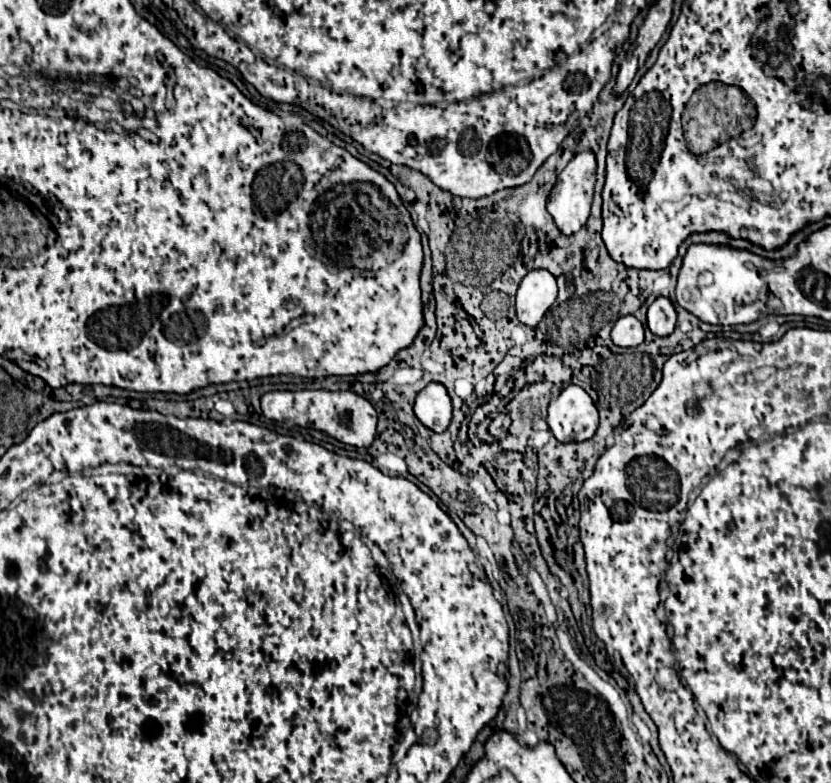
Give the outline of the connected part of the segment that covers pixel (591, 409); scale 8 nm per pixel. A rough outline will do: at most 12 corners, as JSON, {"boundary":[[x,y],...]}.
{"boundary":[[579,385],[549,403],[547,423],[563,441],[593,437],[599,415]]}

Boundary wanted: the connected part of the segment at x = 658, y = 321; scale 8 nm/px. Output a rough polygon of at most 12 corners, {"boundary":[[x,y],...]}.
{"boundary":[[657,297],[647,309],[651,333],[673,333],[677,313],[667,297]]}

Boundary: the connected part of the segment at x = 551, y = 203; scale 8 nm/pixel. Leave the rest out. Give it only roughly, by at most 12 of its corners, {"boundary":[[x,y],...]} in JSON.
{"boundary":[[575,155],[559,173],[547,211],[561,233],[587,223],[595,155]]}

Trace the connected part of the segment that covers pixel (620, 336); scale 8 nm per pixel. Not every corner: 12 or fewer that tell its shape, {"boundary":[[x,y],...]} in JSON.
{"boundary":[[633,315],[617,319],[611,339],[619,347],[637,347],[643,325]]}

